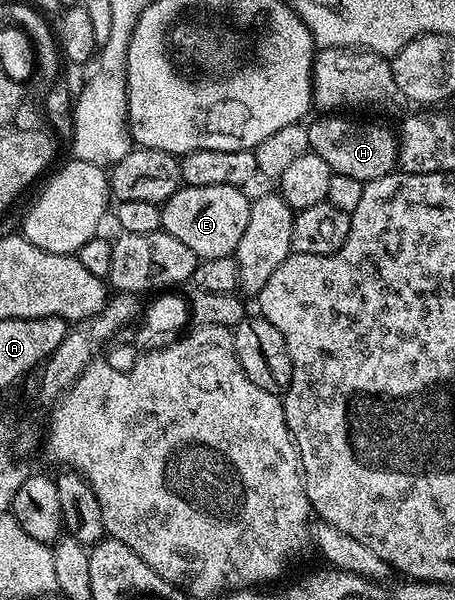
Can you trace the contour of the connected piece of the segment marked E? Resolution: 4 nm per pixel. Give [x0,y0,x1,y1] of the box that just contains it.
[161,186,251,260]

